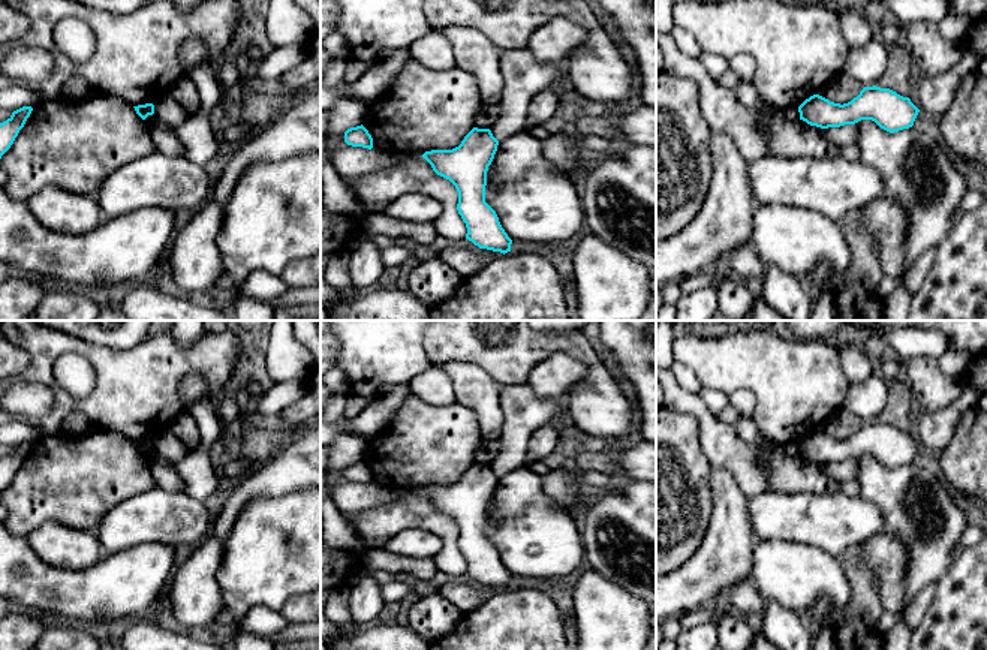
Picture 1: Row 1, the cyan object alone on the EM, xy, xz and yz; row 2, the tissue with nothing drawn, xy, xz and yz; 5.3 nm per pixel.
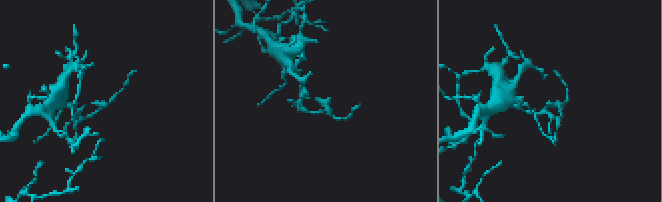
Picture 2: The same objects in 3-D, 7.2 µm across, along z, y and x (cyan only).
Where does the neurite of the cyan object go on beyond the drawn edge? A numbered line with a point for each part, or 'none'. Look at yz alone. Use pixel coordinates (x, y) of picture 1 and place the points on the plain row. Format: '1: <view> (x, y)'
none

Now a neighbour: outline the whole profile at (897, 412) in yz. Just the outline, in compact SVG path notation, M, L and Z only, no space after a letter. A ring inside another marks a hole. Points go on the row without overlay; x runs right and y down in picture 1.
M899 379L888 382L887 406L869 422L890 424L903 433L911 431L911 412L914 409L911 388Z

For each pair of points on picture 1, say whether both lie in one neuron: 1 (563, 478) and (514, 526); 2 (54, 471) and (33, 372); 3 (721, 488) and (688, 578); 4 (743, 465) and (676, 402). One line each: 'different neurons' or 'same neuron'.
1: different neurons
2: different neurons
3: same neuron
4: same neuron

